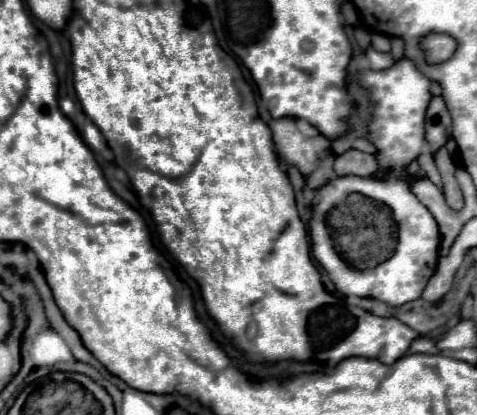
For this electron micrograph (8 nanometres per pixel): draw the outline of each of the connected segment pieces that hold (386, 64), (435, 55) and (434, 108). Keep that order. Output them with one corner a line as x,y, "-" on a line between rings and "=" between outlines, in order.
369,47
369,49
365,51
365,57
367,57
367,61
369,61
369,67
375,69
375,71
389,69
389,67
395,63
393,57
391,57
391,53
379,53
379,51
375,51
373,47
=
429,33
427,37
421,39
419,47
423,49
427,61
437,63
437,61
447,61
453,53
455,53
455,39
449,35
441,35
441,33
=
433,97
425,117
425,141
431,153
443,147
449,137
451,137
451,115
445,107
443,97

